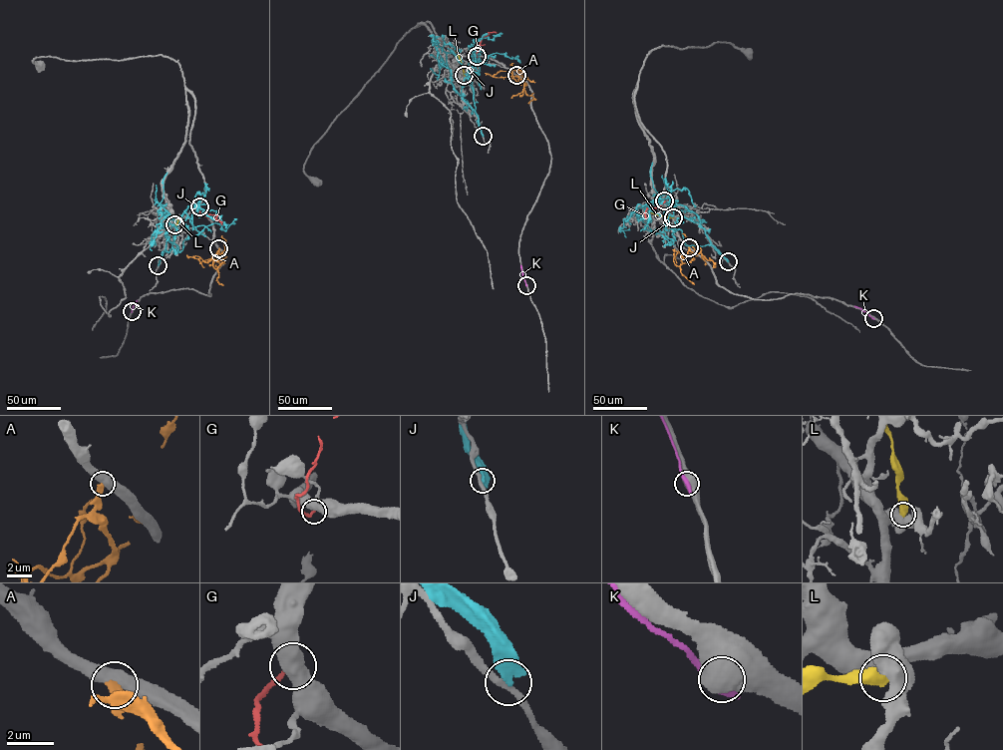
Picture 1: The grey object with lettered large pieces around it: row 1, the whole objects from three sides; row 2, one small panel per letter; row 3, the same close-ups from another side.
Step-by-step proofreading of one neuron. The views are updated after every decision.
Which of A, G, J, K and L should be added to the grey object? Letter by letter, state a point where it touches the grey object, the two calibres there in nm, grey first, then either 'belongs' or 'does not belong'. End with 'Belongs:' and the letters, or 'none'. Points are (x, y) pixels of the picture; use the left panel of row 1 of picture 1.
A: contact (218, 248); calibres 550 and 340 nm; does not belong
G: contact (199, 206); calibres 550 and 190 nm; does not belong
J: contact (158, 265); calibres 280 and 400 nm; does not belong
K: contact (132, 311); calibres 1000 and 600 nm; does not belong
L: contact (174, 224); calibres 550 and 550 nm; does not belong
Belongs: none

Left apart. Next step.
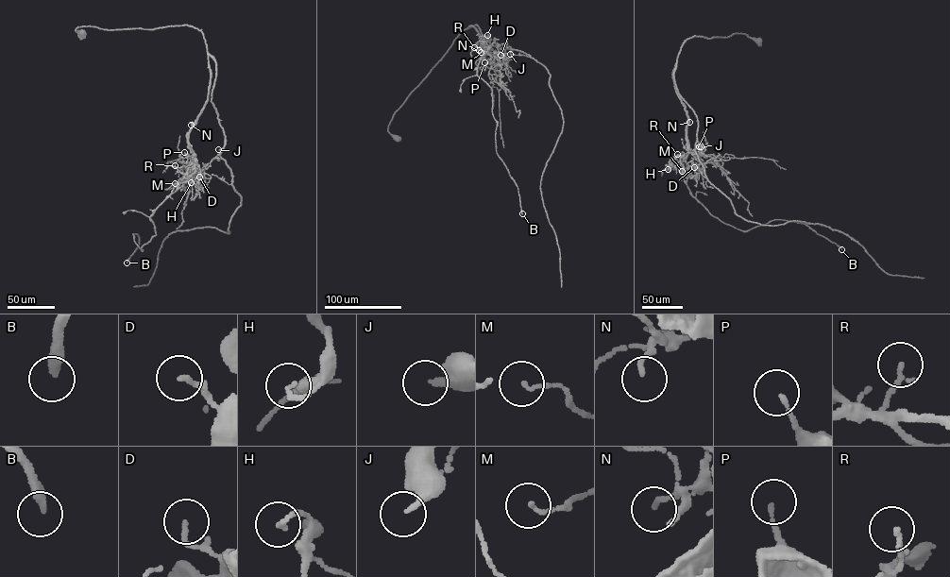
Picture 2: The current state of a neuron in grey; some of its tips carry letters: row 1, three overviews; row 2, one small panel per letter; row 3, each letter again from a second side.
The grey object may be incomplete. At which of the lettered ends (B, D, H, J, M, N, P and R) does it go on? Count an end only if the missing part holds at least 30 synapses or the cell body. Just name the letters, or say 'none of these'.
B, J, P

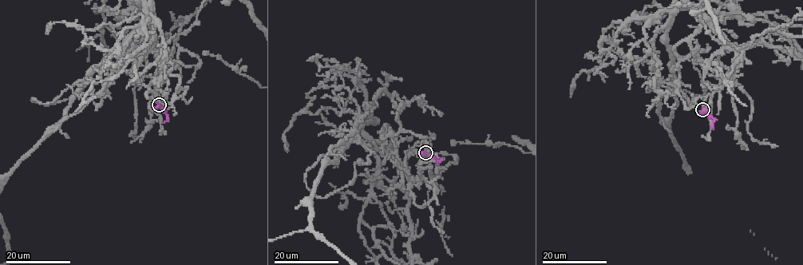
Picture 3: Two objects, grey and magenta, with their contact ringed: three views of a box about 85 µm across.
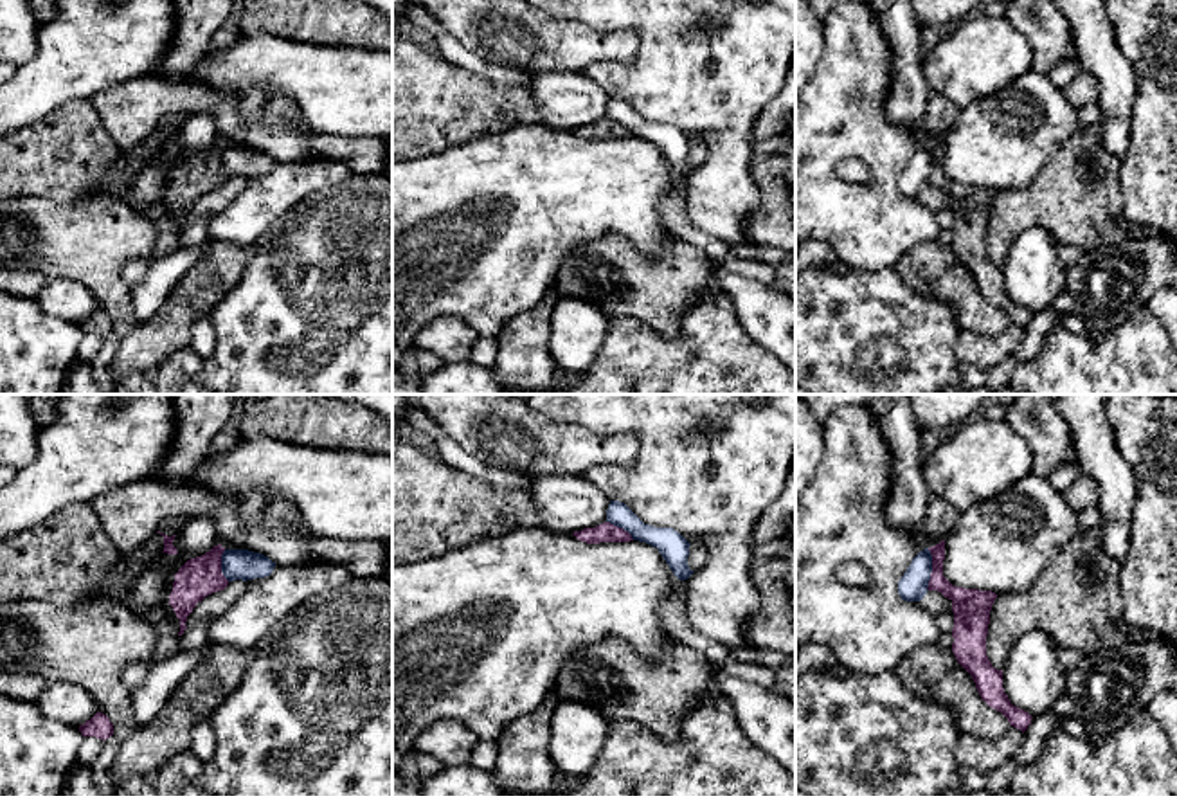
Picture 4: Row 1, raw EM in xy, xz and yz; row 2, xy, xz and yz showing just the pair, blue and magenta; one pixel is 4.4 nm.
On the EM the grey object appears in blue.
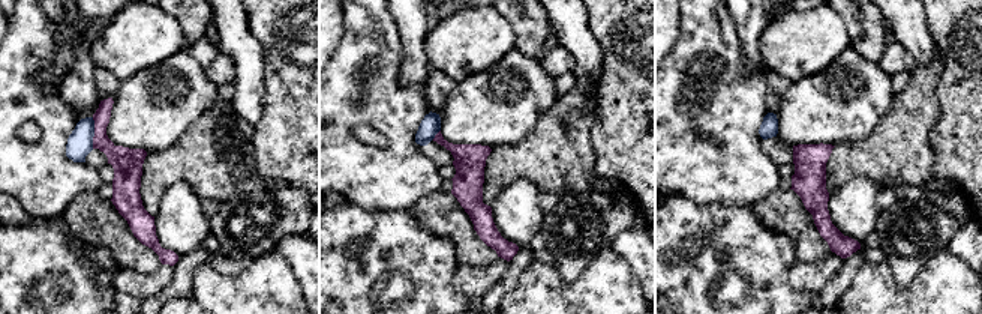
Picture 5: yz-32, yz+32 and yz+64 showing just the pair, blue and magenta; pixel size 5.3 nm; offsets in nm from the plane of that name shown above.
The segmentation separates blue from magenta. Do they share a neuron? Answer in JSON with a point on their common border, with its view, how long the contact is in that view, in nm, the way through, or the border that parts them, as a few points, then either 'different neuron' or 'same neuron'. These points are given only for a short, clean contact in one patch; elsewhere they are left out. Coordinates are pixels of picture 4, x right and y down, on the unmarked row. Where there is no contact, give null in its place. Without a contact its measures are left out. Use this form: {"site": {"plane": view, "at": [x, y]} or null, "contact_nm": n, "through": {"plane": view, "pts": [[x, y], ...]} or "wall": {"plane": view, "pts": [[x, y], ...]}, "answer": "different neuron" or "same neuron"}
{"site": {"plane": "yz", "at": [931, 166]}, "contact_nm": 190, "wall": {"plane": "yz", "pts": [[927, 144], [931, 152], [929, 186]]}, "answer": "different neuron"}

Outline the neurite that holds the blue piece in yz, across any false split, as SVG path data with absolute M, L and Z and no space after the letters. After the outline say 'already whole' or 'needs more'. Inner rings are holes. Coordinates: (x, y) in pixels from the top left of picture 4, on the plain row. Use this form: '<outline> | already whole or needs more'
M929 144L920 148L903 173L898 178L898 191L905 198L920 198L927 191L929 176L932 169L932 151Z | already whole

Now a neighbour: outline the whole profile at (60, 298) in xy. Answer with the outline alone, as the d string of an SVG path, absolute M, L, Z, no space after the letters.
M67 277L49 279L34 299L47 315L77 324L99 308L83 285Z

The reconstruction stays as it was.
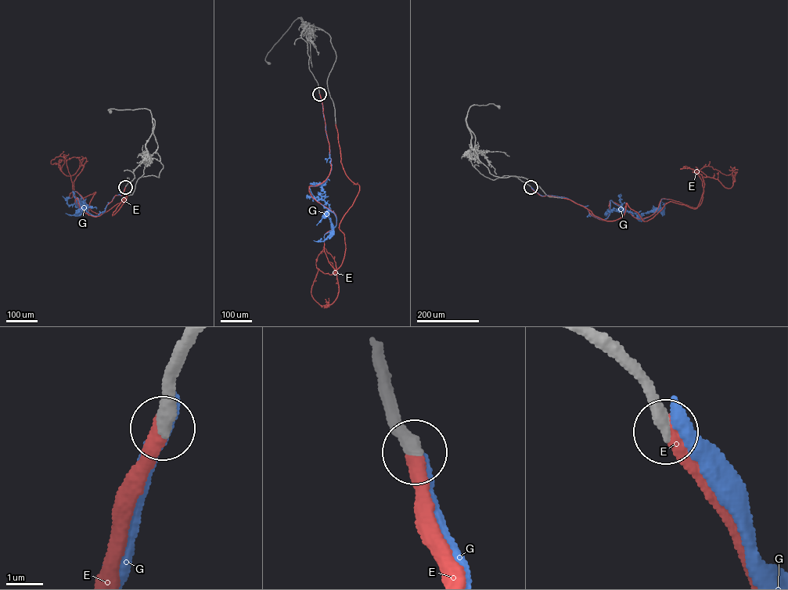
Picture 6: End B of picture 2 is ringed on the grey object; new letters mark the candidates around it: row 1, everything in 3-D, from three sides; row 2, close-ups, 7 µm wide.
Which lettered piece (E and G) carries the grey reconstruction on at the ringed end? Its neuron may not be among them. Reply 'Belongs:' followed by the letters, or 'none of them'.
Belongs: E

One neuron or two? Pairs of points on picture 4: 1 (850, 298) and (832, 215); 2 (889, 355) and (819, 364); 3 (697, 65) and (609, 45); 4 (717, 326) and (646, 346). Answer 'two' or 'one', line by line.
1: two
2: one
3: two
4: one

